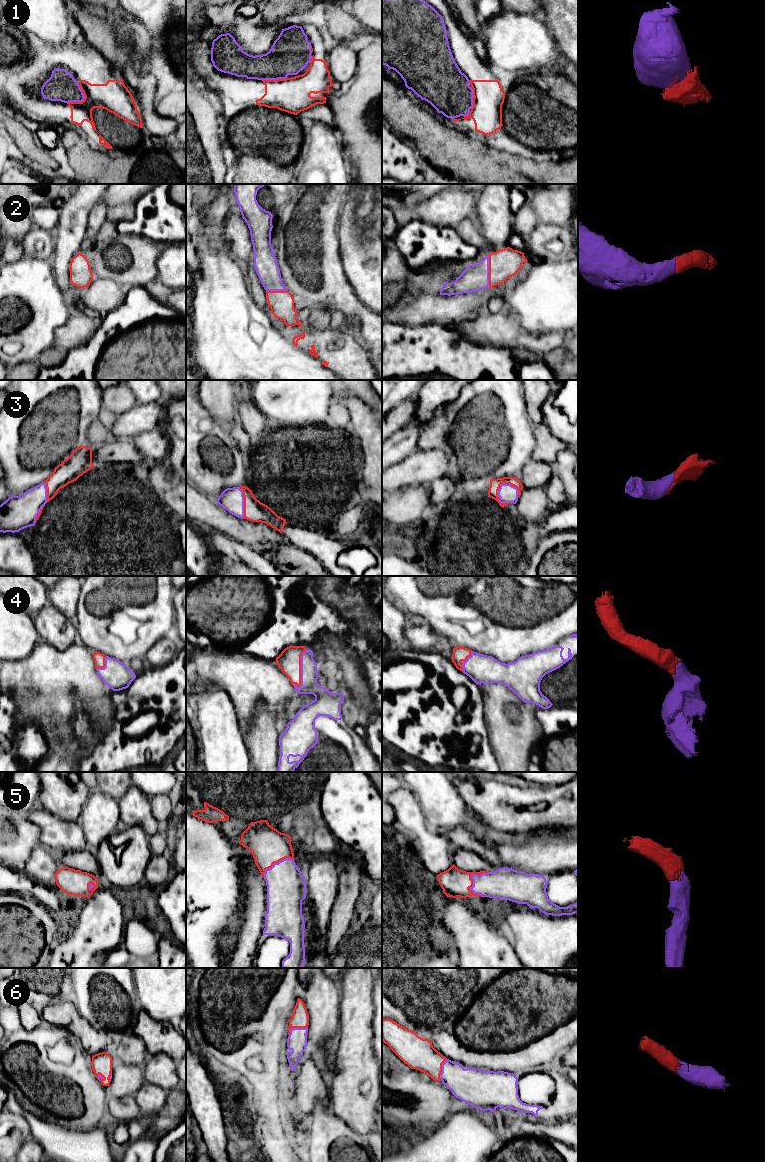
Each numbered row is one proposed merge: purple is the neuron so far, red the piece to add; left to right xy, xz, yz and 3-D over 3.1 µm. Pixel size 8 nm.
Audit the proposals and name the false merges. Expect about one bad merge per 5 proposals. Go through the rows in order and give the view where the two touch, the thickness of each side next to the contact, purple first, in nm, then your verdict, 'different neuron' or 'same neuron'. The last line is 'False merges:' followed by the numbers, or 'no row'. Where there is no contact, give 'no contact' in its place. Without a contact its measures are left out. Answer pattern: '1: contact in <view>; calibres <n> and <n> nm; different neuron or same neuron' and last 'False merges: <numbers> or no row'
1: contact in xy; calibres 240 and 240 nm; same neuron
2: contact in yz; calibres 220 and 240 nm; same neuron
3: contact in yz; calibres 150 and 80 nm; same neuron
4: contact in xz; calibres 140 and 190 nm; same neuron
5: contact in yz; calibres 220 and 220 nm; same neuron
6: contact in xz; calibres 160 and 140 nm; same neuron
False merges: no row

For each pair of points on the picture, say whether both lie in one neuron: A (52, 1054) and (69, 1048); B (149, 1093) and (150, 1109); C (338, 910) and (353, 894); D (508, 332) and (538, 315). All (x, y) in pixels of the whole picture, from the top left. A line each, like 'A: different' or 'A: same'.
A: same
B: same
C: same
D: different

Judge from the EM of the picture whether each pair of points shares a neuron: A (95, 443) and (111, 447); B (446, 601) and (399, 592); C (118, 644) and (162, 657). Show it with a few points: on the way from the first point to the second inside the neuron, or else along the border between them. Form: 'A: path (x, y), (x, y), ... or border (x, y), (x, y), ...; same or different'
A: border (106, 442), (92, 454), (93, 465); different
B: path (434, 602), (416, 602), (411, 597); same
C: border (162, 637), (147, 652); different

